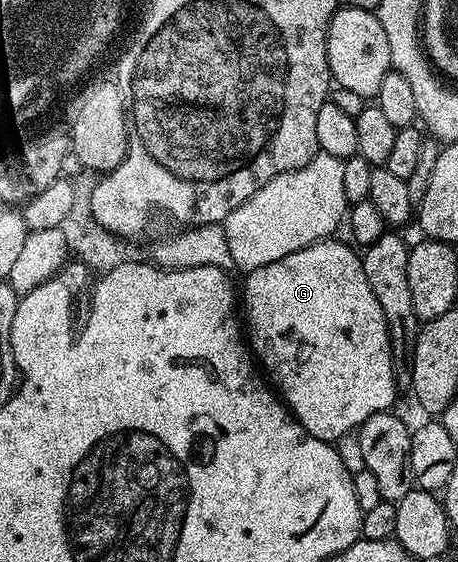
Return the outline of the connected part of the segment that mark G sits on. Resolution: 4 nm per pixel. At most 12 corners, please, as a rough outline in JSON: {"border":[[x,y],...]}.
{"border":[[347,241],[247,271],[250,349],[310,436],[392,410],[390,320]]}

